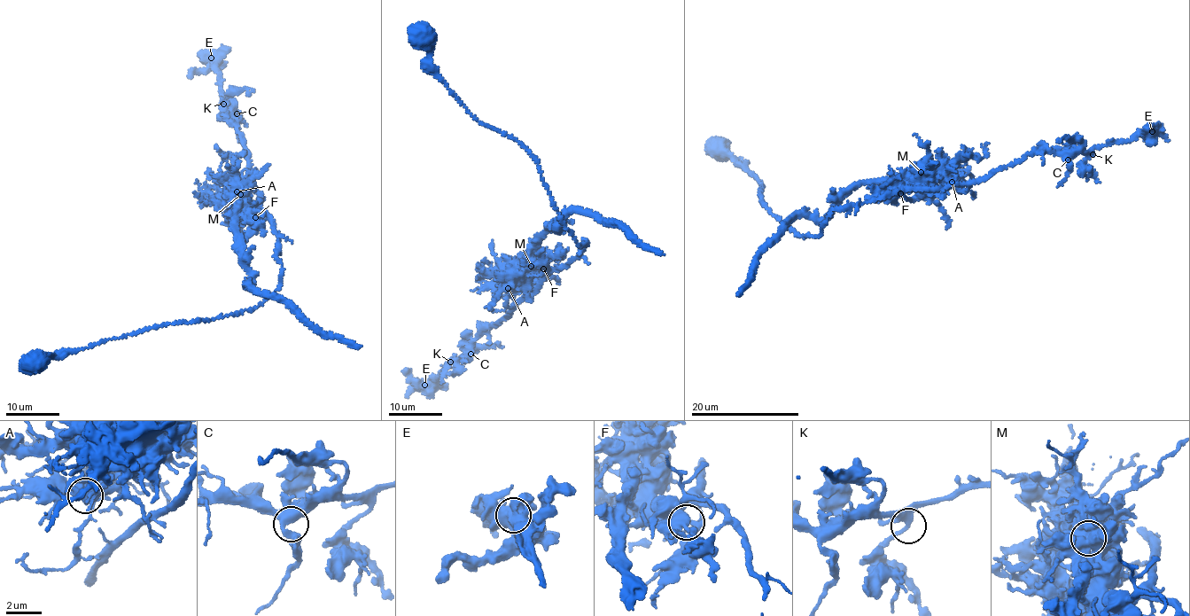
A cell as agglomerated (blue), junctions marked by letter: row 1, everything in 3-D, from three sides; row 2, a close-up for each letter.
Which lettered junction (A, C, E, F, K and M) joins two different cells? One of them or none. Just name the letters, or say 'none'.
M

